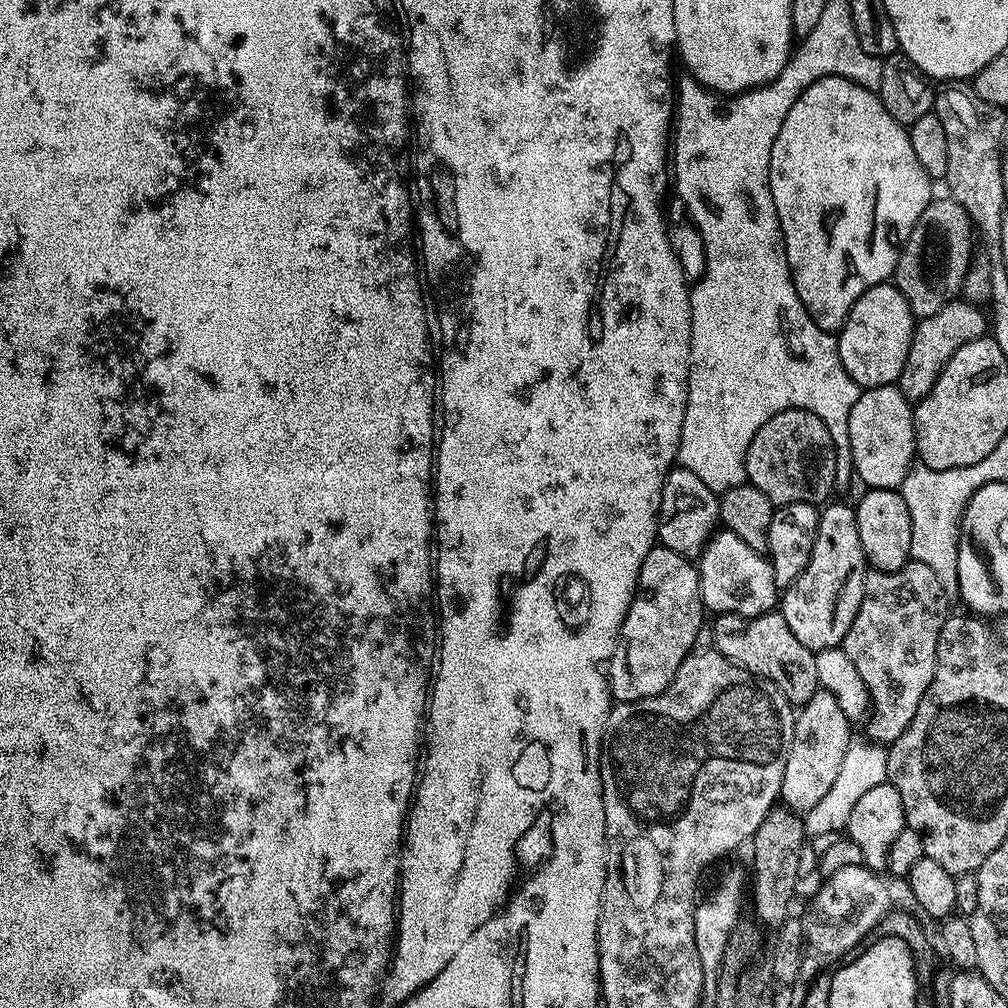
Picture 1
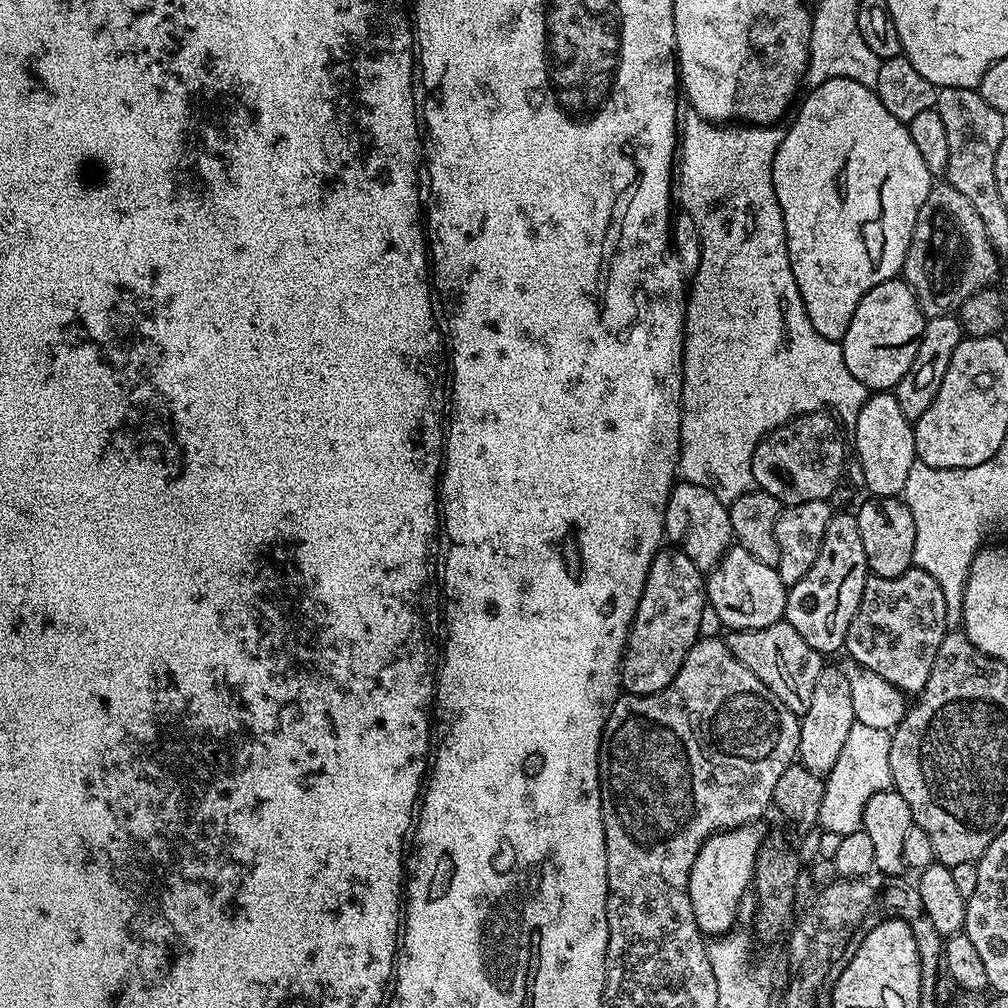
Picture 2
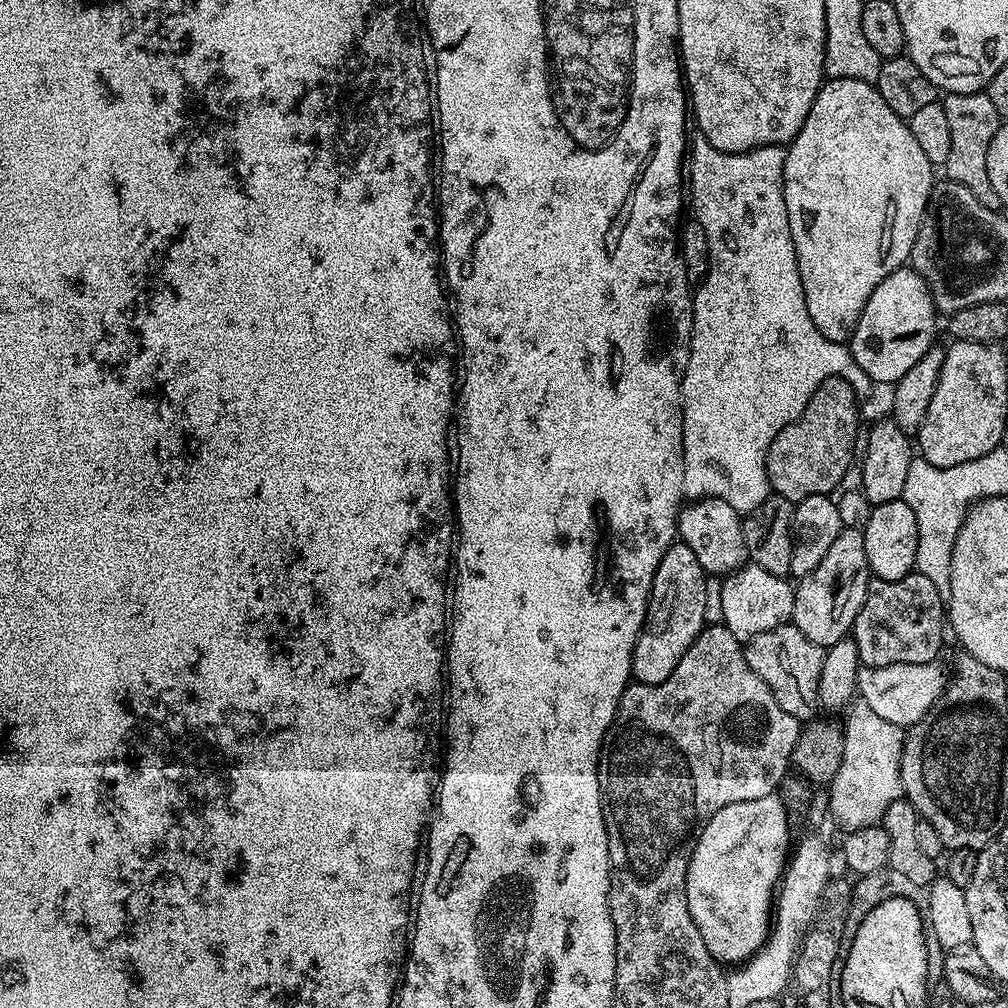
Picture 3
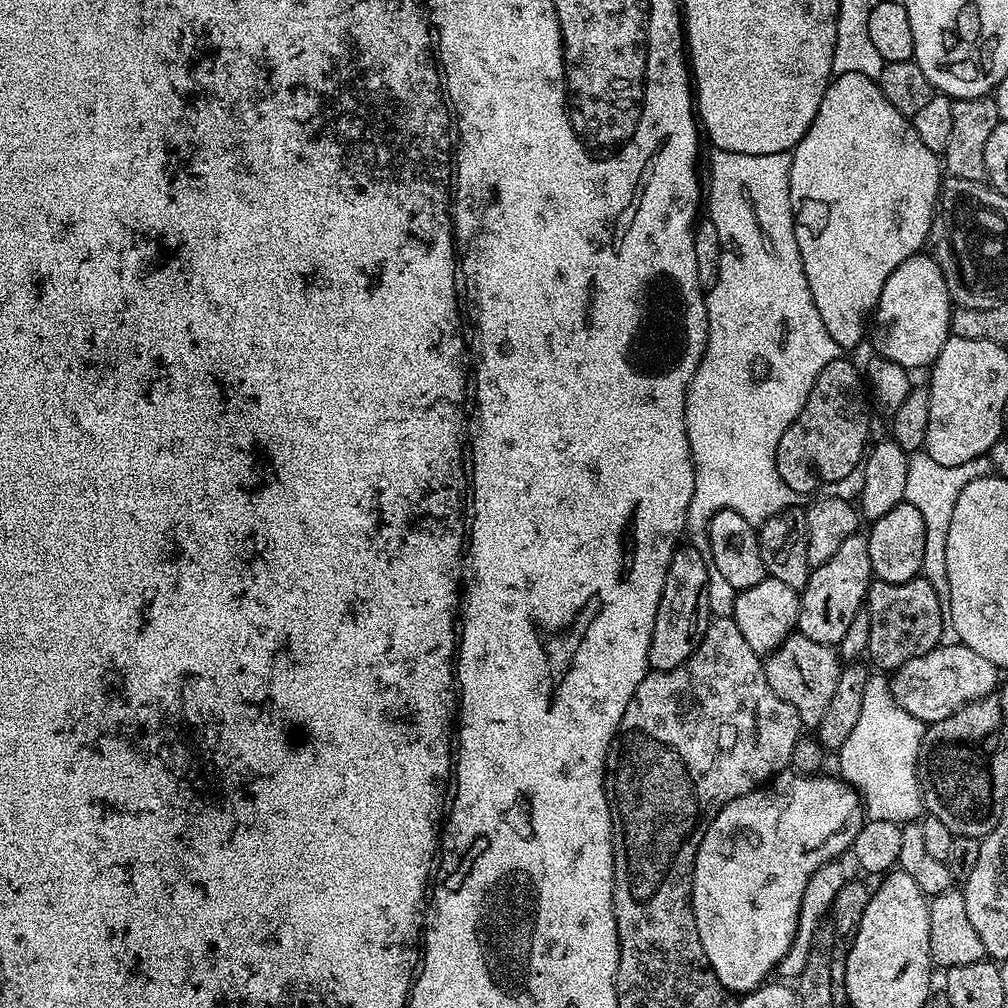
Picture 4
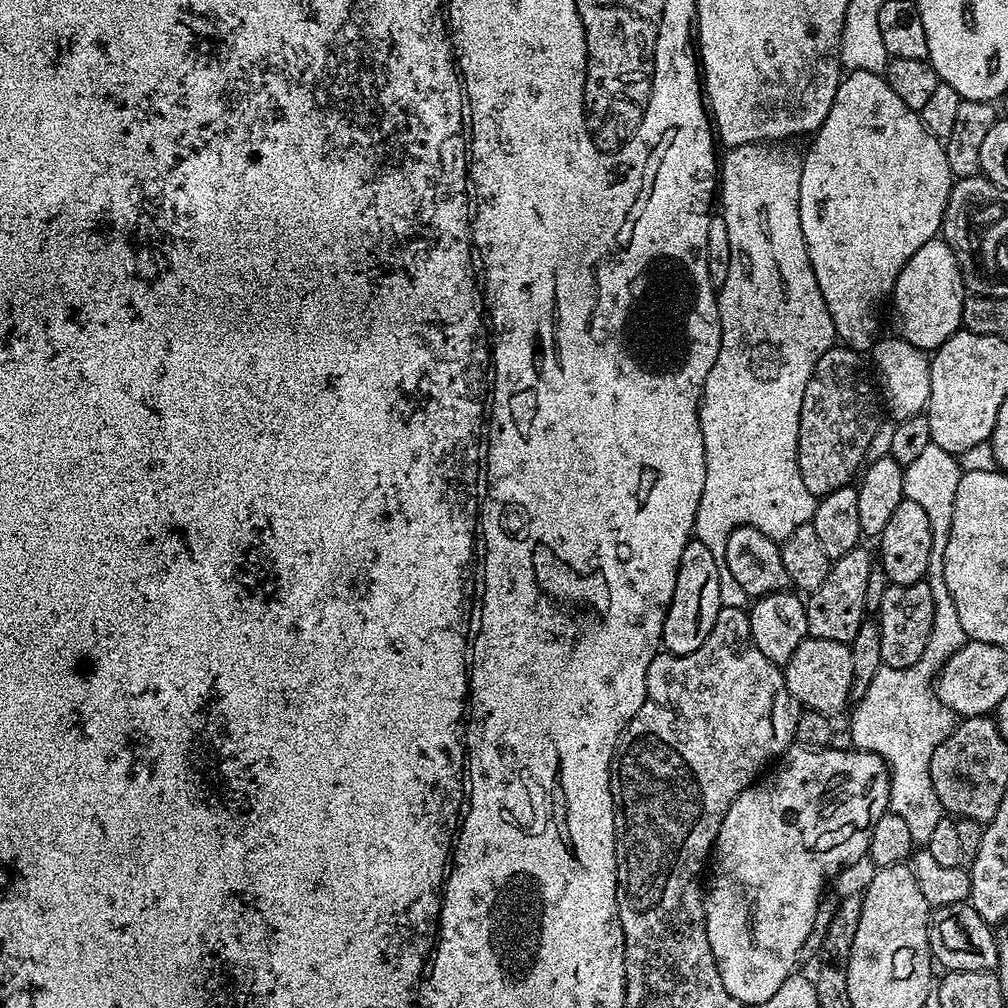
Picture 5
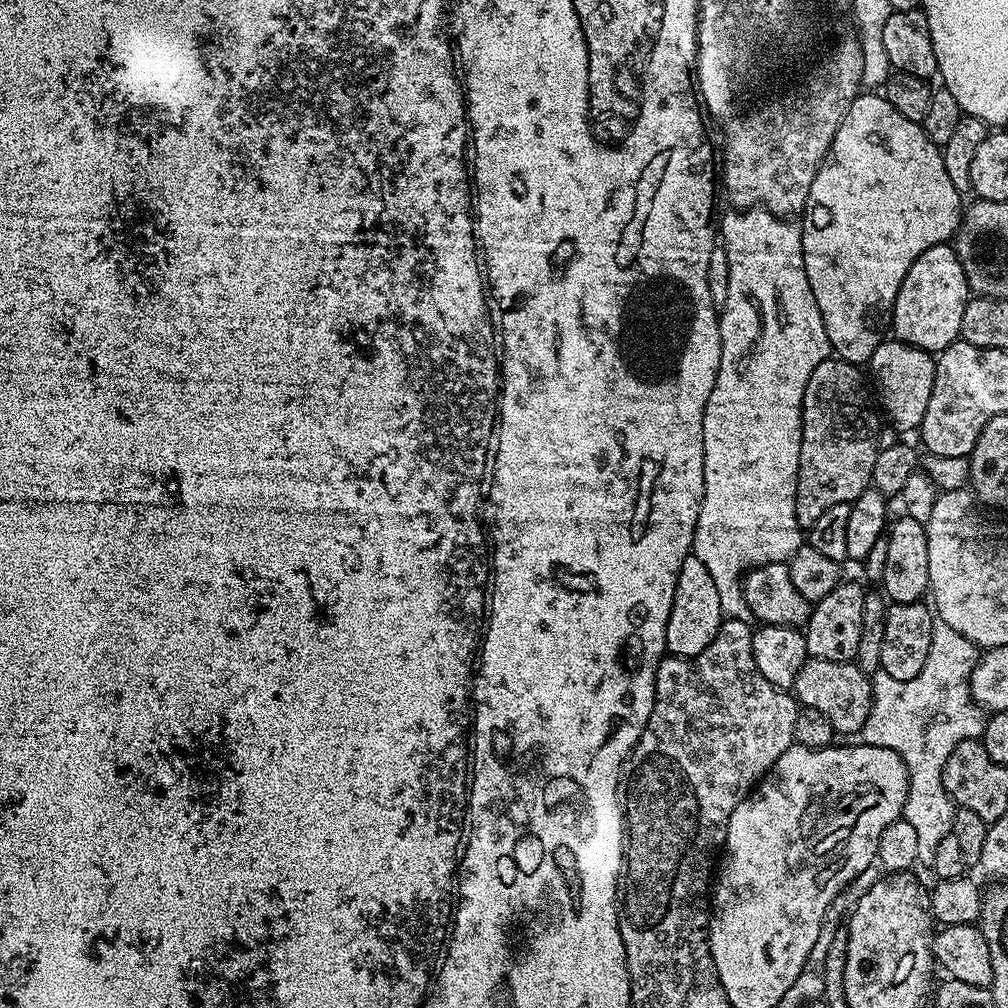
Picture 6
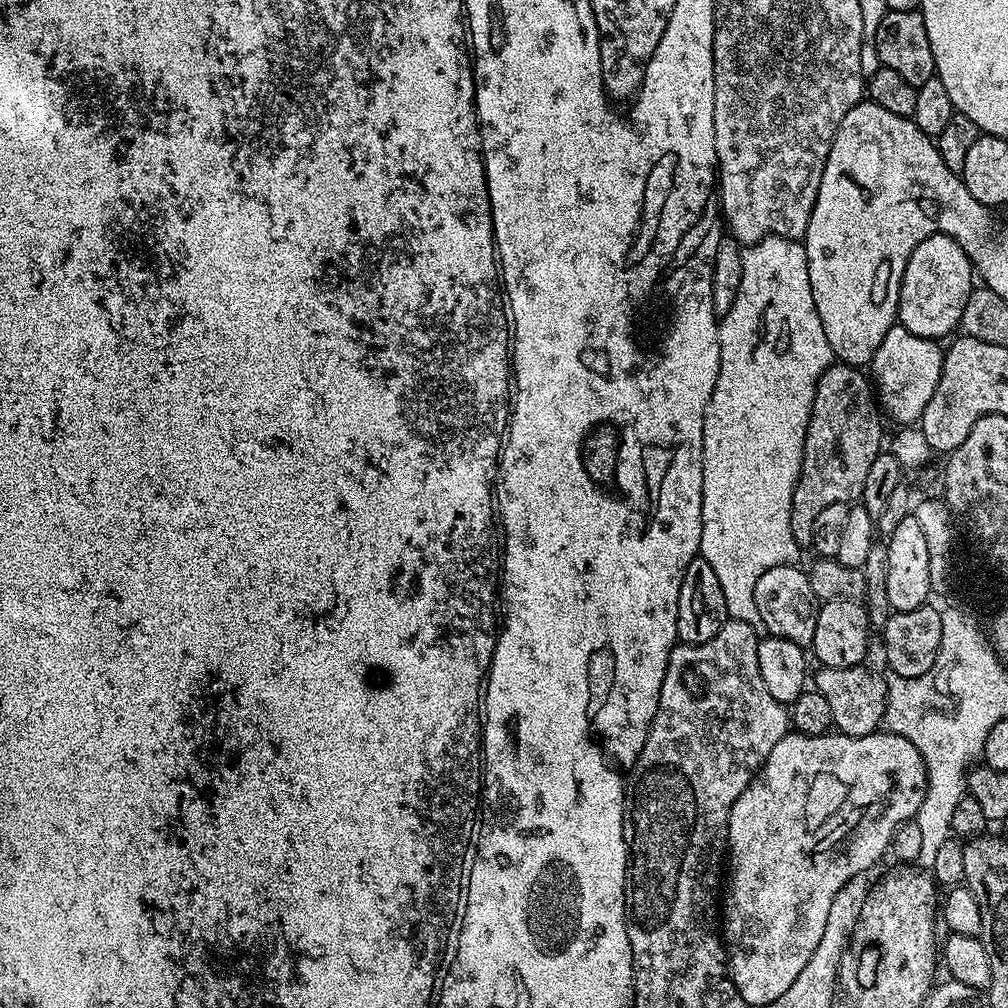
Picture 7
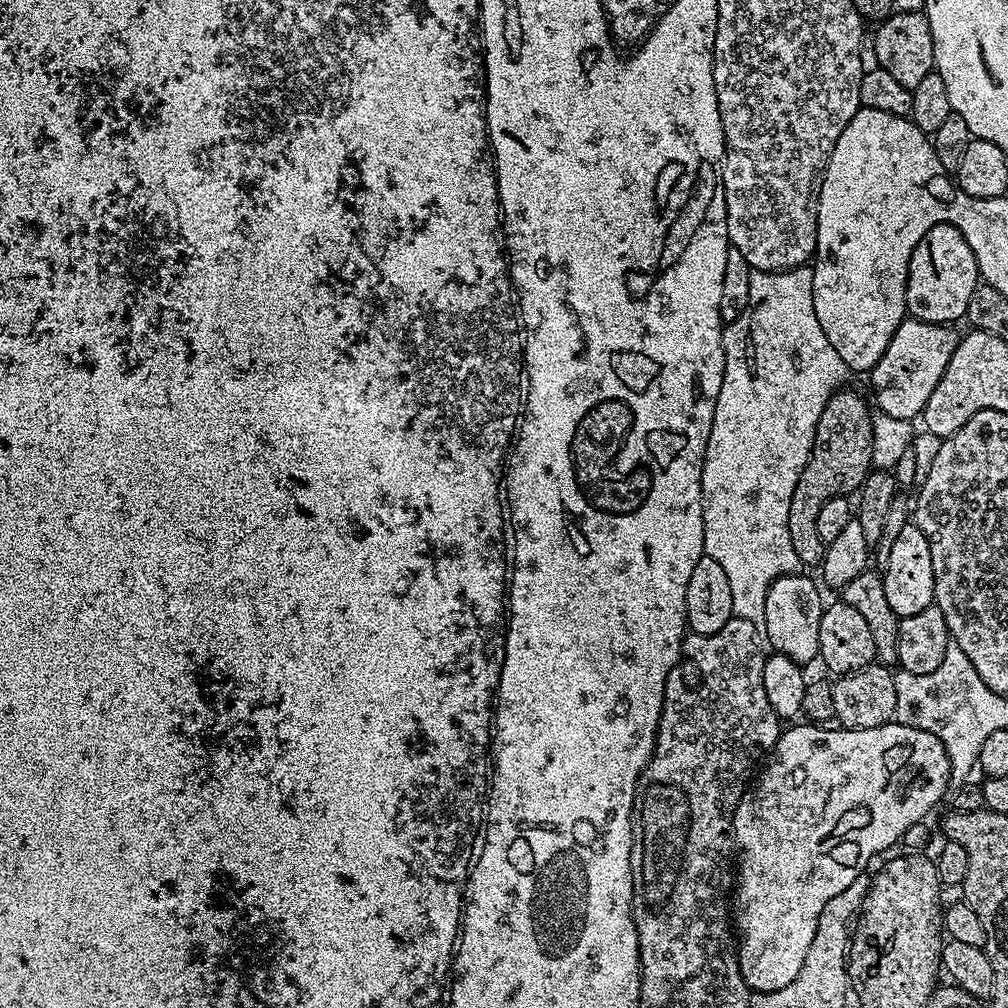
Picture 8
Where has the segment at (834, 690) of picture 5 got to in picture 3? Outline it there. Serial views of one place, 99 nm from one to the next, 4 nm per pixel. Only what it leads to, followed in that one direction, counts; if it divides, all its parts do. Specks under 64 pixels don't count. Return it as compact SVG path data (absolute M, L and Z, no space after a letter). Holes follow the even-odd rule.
M791 622L778 626L774 630L766 630L766 634L758 634L753 640L744 644L744 657L750 670L754 670L754 674L758 674L758 678L762 678L762 682L766 682L766 686L774 694L778 706L782 706L782 710L786 710L786 714L790 714L795 720L801 722L813 719L817 715L816 710L818 711L821 707L818 686L824 653L825 649L810 642L810 638L806 638L806 634L802 634L802 630L798 630Z

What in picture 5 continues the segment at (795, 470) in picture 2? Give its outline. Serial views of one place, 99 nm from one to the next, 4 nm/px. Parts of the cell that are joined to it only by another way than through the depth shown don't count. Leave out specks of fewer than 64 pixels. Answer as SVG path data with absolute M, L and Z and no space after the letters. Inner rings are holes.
M833 346L818 358L818 366L814 366L814 374L810 382L806 382L806 394L802 398L796 459L802 482L806 482L810 494L823 498L834 490L849 487L857 479L880 428L876 400L878 404L877 393L876 396L872 393L860 373L860 356L854 349Z

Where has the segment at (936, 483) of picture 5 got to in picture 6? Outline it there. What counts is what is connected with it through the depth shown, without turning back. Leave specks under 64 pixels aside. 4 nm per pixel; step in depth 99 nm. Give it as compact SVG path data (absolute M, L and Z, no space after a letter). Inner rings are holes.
M941 618L932 621L930 654L918 678L899 680L885 672L871 673L872 705L862 729L863 743L889 748L904 760L908 771L908 797L903 819L914 826L918 837L917 865L931 866L934 849L942 838L952 834L957 807L948 797L942 782L946 758L963 740L980 740L984 734L986 712L972 698L972 671L978 659L978 649L958 630Z

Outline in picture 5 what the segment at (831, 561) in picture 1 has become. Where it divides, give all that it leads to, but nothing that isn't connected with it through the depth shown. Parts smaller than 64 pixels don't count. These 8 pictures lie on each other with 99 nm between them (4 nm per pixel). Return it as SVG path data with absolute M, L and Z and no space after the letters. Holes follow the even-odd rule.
M864 546L852 548L846 555L835 557L829 567L826 582L818 586L807 597L808 636L813 640L829 640L839 644L849 645L858 634L858 626L864 623L866 611L867 576L874 567L874 556L864 549Z

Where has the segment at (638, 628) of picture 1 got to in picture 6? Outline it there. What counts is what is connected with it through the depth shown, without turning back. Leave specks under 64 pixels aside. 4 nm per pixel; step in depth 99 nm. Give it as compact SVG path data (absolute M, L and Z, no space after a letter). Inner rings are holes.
M689 554L678 570L678 586L674 594L674 606L666 622L666 648L673 656L691 658L702 654L706 646L716 637L716 631L722 623L722 613L718 602L718 586L710 578L710 570L698 562L698 558Z

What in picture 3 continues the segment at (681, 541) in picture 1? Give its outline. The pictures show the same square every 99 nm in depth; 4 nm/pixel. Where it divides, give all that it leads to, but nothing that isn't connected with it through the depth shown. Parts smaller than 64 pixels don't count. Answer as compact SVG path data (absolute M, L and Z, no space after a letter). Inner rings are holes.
M704 498L685 503L680 509L678 536L683 544L694 550L694 558L698 558L698 566L706 574L723 578L744 567L748 560L748 551L744 541L744 526L741 513L730 506L730 502L722 502L718 498Z

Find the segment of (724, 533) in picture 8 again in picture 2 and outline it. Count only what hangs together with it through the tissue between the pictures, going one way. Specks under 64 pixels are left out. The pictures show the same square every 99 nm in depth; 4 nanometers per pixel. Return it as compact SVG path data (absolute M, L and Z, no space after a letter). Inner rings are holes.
M691 110L685 111L678 128L678 204L690 214L700 239L700 265L695 276L691 277L690 287L686 292L684 309L684 381L680 399L680 462L678 472L689 484L706 486L719 500L731 502L742 494L753 491L752 459L760 439L773 432L778 426L795 416L805 416L808 412L831 410L836 419L844 426L855 426L862 406L868 401L870 389L846 367L844 349L837 341L822 338L806 314L802 294L798 294L798 282L794 282L794 270L790 270L790 258L786 250L786 226L778 198L774 194L772 181L772 159L782 142L785 129L771 124L750 124L747 126L725 126L713 122Z

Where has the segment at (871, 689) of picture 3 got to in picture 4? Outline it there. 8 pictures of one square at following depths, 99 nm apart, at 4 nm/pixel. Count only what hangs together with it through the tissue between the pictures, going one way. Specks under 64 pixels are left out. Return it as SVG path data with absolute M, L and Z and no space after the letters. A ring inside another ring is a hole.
M941 643L918 658L910 658L910 662L895 669L890 680L892 697L910 714L924 721L925 725L937 724L964 704L993 695L1002 680L1001 669L996 668L990 658L976 654L965 644L951 643Z

